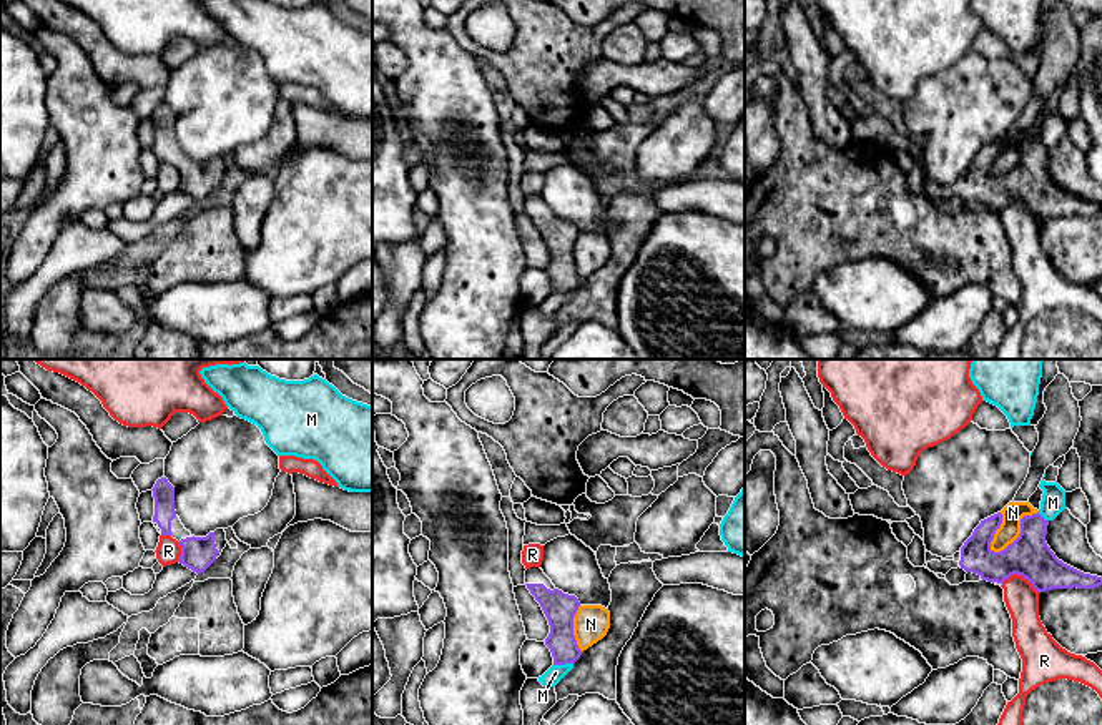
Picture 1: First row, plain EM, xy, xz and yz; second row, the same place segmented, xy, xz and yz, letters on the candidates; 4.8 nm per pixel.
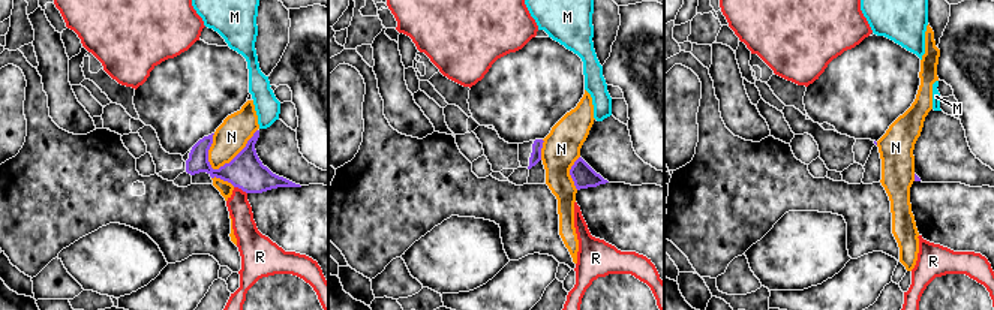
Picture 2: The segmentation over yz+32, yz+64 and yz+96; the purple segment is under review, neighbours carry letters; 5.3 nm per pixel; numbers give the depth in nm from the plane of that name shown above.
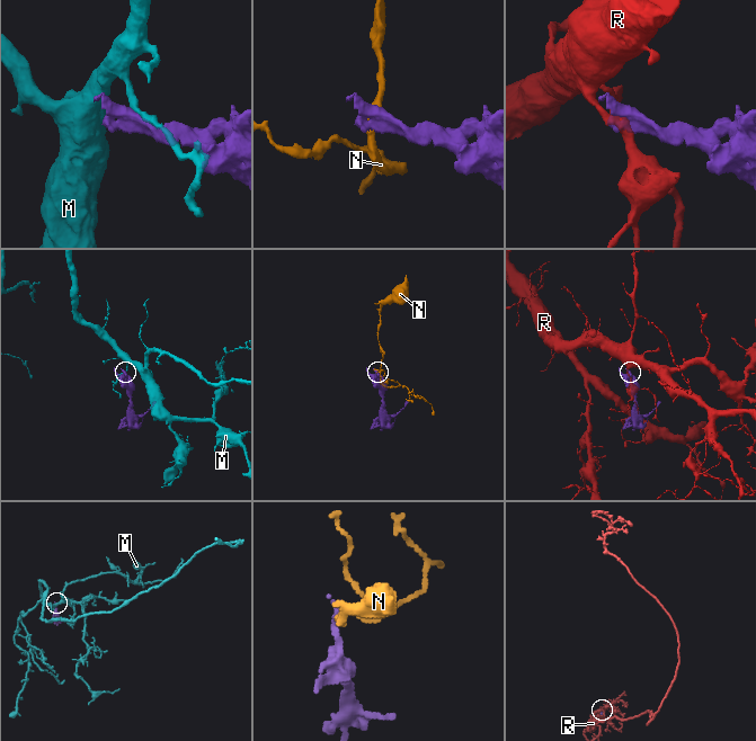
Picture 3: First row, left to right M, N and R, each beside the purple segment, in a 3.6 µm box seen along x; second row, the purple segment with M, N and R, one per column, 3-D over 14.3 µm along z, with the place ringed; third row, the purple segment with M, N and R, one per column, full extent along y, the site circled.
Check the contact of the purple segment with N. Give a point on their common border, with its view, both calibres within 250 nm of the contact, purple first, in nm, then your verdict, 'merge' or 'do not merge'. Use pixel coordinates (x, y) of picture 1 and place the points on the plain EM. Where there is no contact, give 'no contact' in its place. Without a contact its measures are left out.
meets purple in yz at (1019, 162); 200 nm thick on the purple side, 100 nm on the other; do not merge

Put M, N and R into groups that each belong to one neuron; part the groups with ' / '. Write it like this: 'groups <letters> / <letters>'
groups M / N / R

